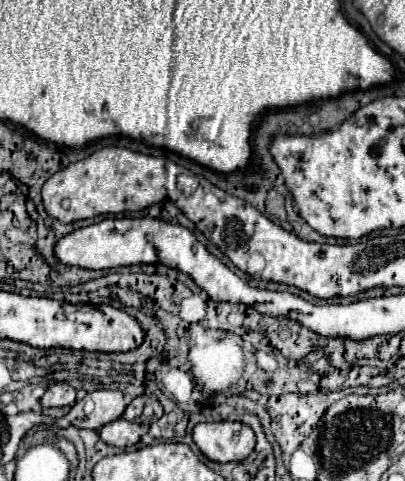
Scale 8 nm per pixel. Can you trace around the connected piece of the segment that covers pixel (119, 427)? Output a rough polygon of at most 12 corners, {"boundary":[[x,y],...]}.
{"boundary":[[122,418],[108,422],[98,436],[108,446],[128,448],[148,432],[148,426]]}

